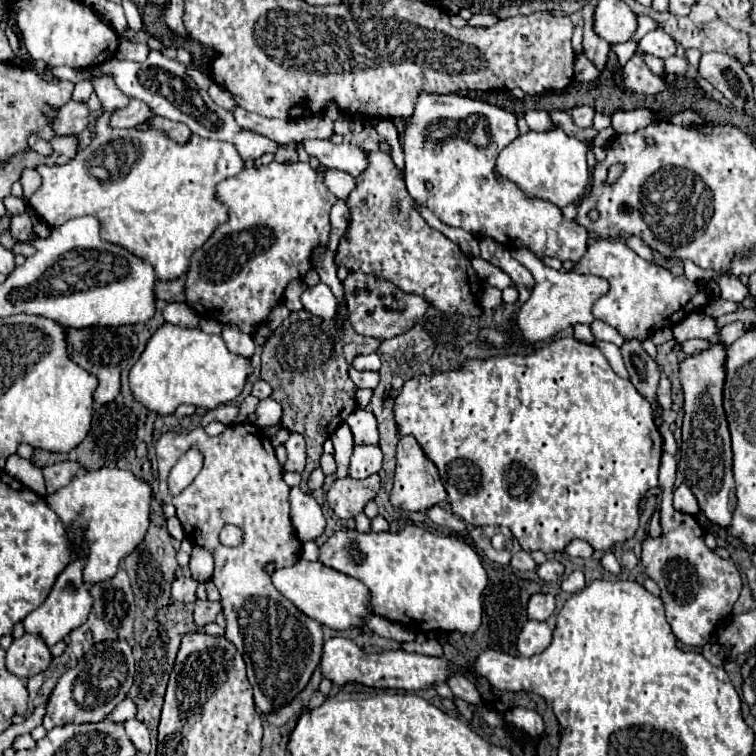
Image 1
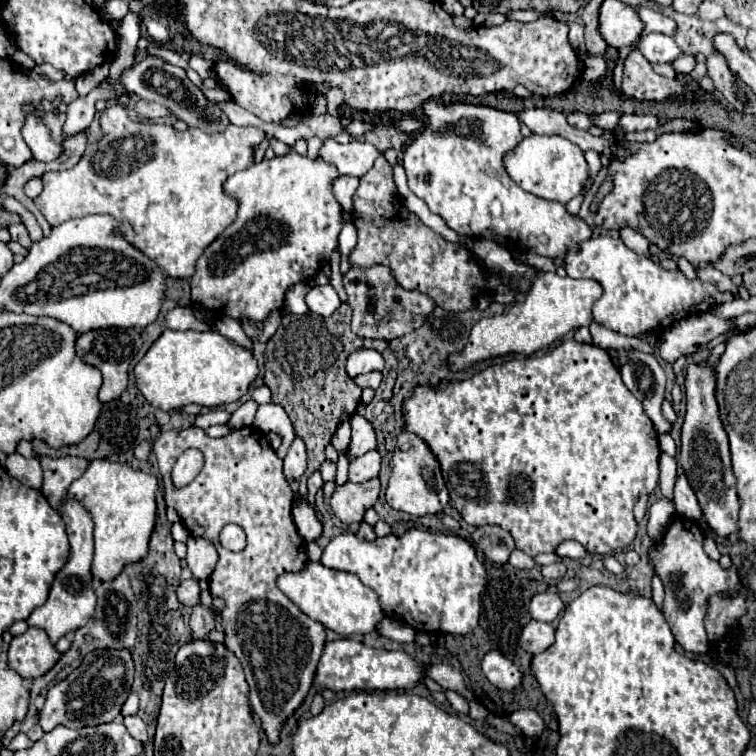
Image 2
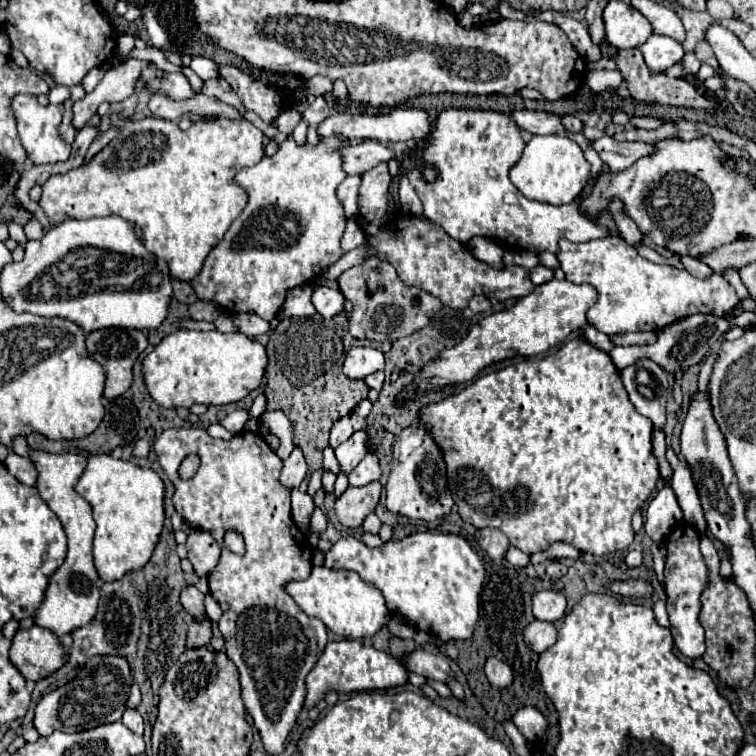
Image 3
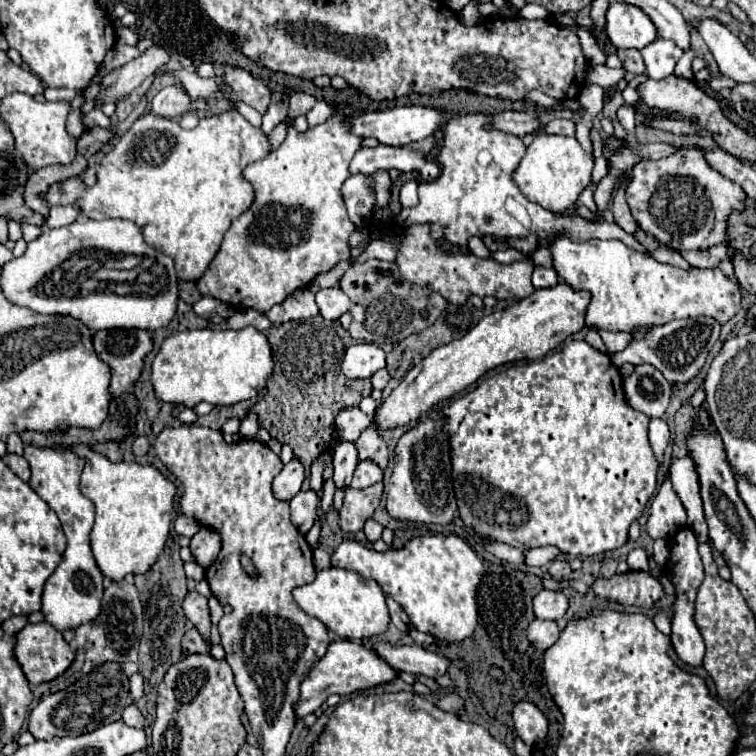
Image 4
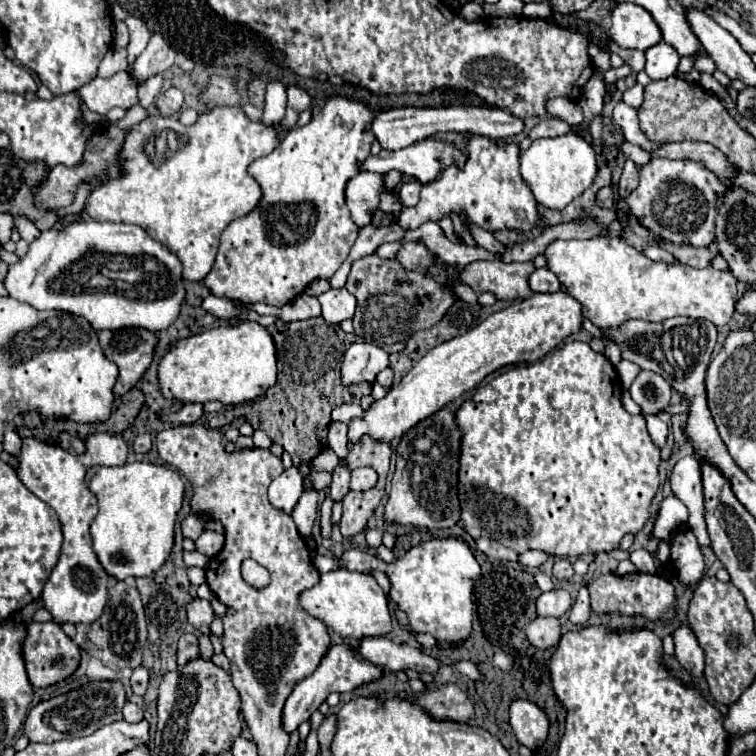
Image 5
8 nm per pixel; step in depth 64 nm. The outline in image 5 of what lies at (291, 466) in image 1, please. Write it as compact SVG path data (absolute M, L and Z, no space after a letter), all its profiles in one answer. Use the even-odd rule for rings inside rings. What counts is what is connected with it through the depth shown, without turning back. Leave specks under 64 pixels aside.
M296 466L284 470L278 478L274 478L270 484L270 490L268 490L270 502L276 508L284 510L286 514L292 514L300 494L302 494L302 476Z

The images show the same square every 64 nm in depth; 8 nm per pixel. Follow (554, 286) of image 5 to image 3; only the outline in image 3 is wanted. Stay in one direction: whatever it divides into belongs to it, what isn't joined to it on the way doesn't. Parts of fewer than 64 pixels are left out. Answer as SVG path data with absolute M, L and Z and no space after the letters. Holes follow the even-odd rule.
M536 266L536 268L530 270L530 280L532 280L536 286L548 282L552 276L554 276L554 270L550 270L550 268L546 268L546 266Z

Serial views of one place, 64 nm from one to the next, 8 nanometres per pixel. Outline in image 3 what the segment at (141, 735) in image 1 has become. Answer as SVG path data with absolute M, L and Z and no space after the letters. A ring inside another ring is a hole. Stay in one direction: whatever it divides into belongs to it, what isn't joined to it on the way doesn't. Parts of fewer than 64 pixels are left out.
M126 710L122 722L134 732L134 734L144 734L144 720L138 714L138 710Z

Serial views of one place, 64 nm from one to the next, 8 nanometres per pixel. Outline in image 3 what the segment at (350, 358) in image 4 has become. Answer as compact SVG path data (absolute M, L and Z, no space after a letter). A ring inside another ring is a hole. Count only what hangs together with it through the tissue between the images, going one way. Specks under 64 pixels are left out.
M352 348L344 360L344 374L348 378L366 378L372 372L384 370L384 354L376 348Z

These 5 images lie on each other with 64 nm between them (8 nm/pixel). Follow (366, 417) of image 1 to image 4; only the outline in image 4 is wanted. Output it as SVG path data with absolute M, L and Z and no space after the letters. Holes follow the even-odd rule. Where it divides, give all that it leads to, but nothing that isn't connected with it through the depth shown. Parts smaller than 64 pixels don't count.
M342 442L334 448L334 482L336 486L350 486L352 474L358 466L358 450L354 442Z

